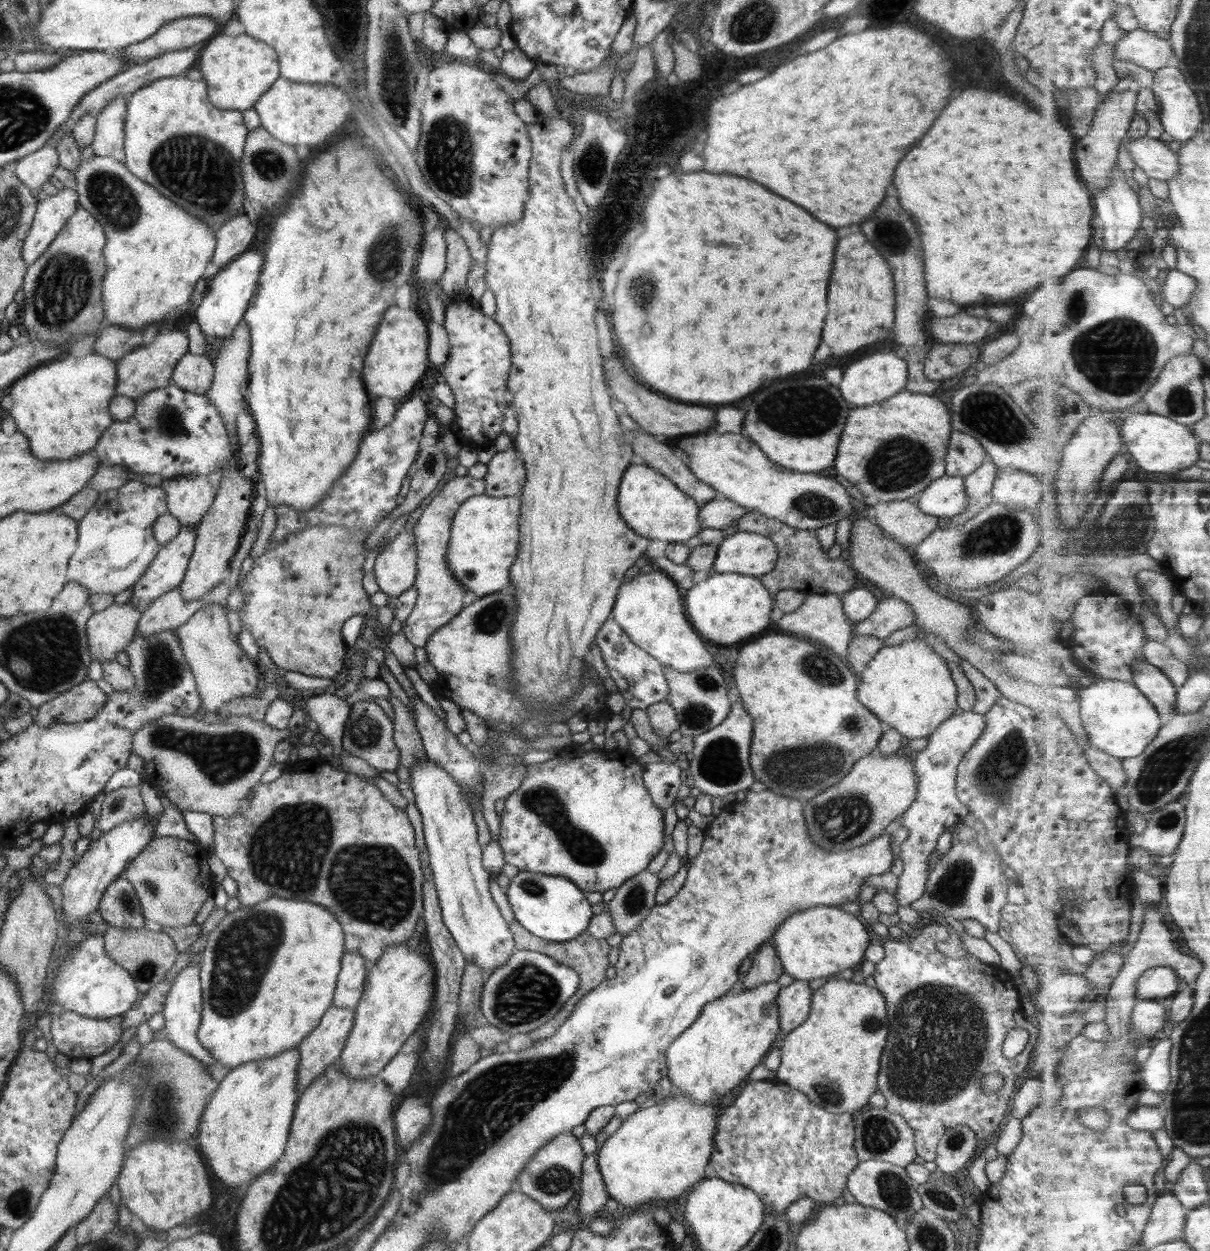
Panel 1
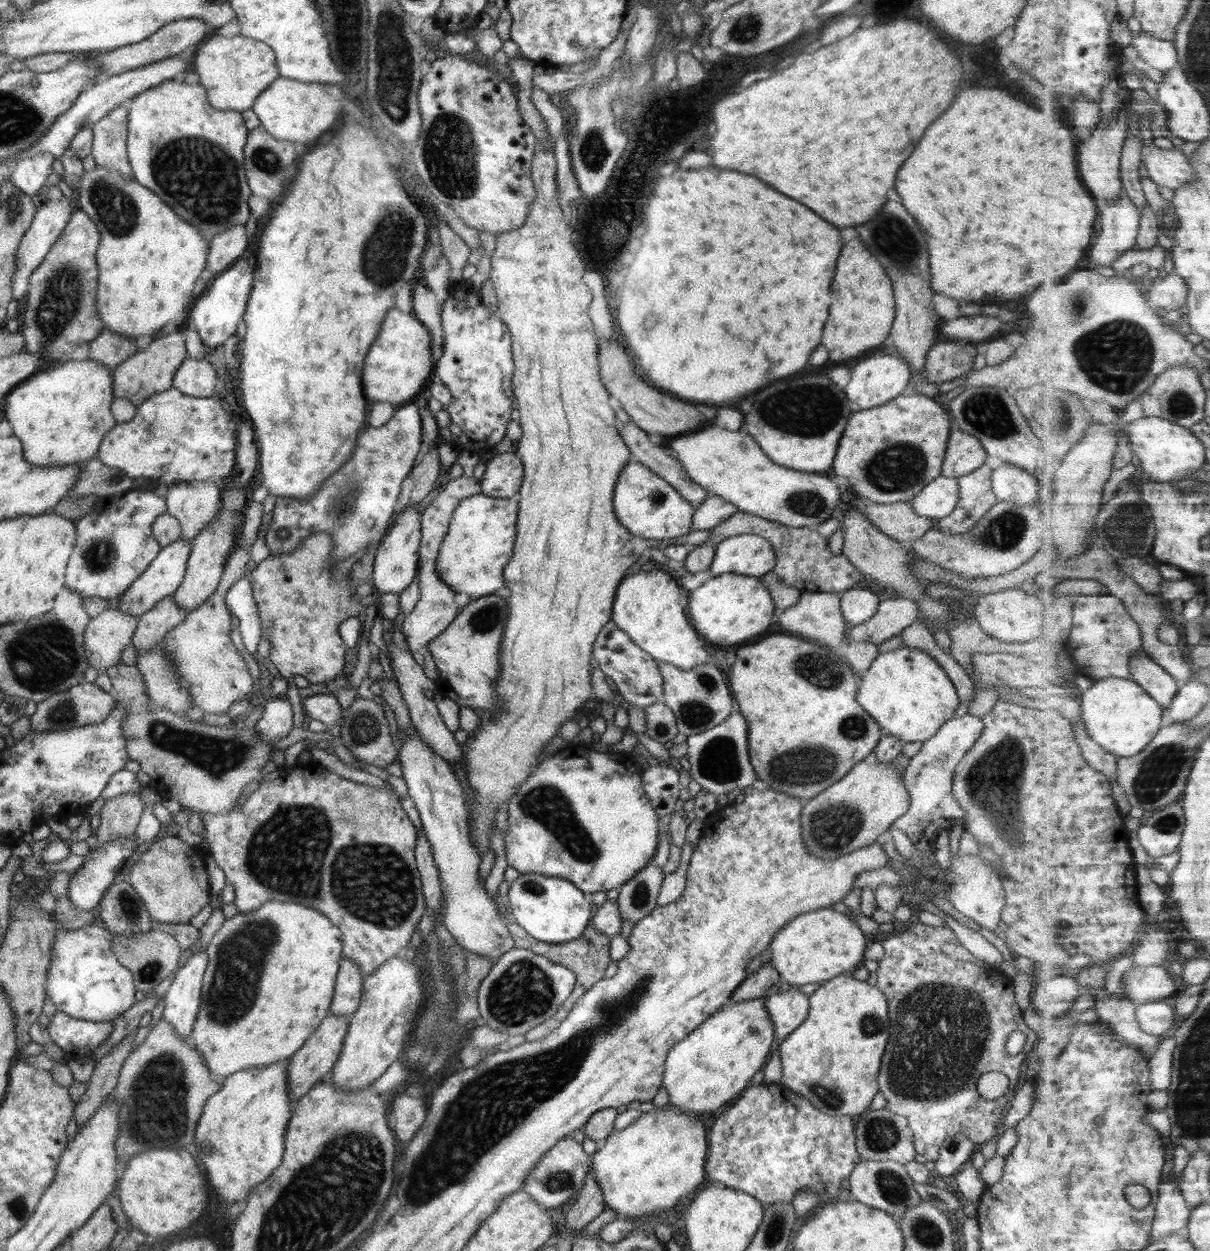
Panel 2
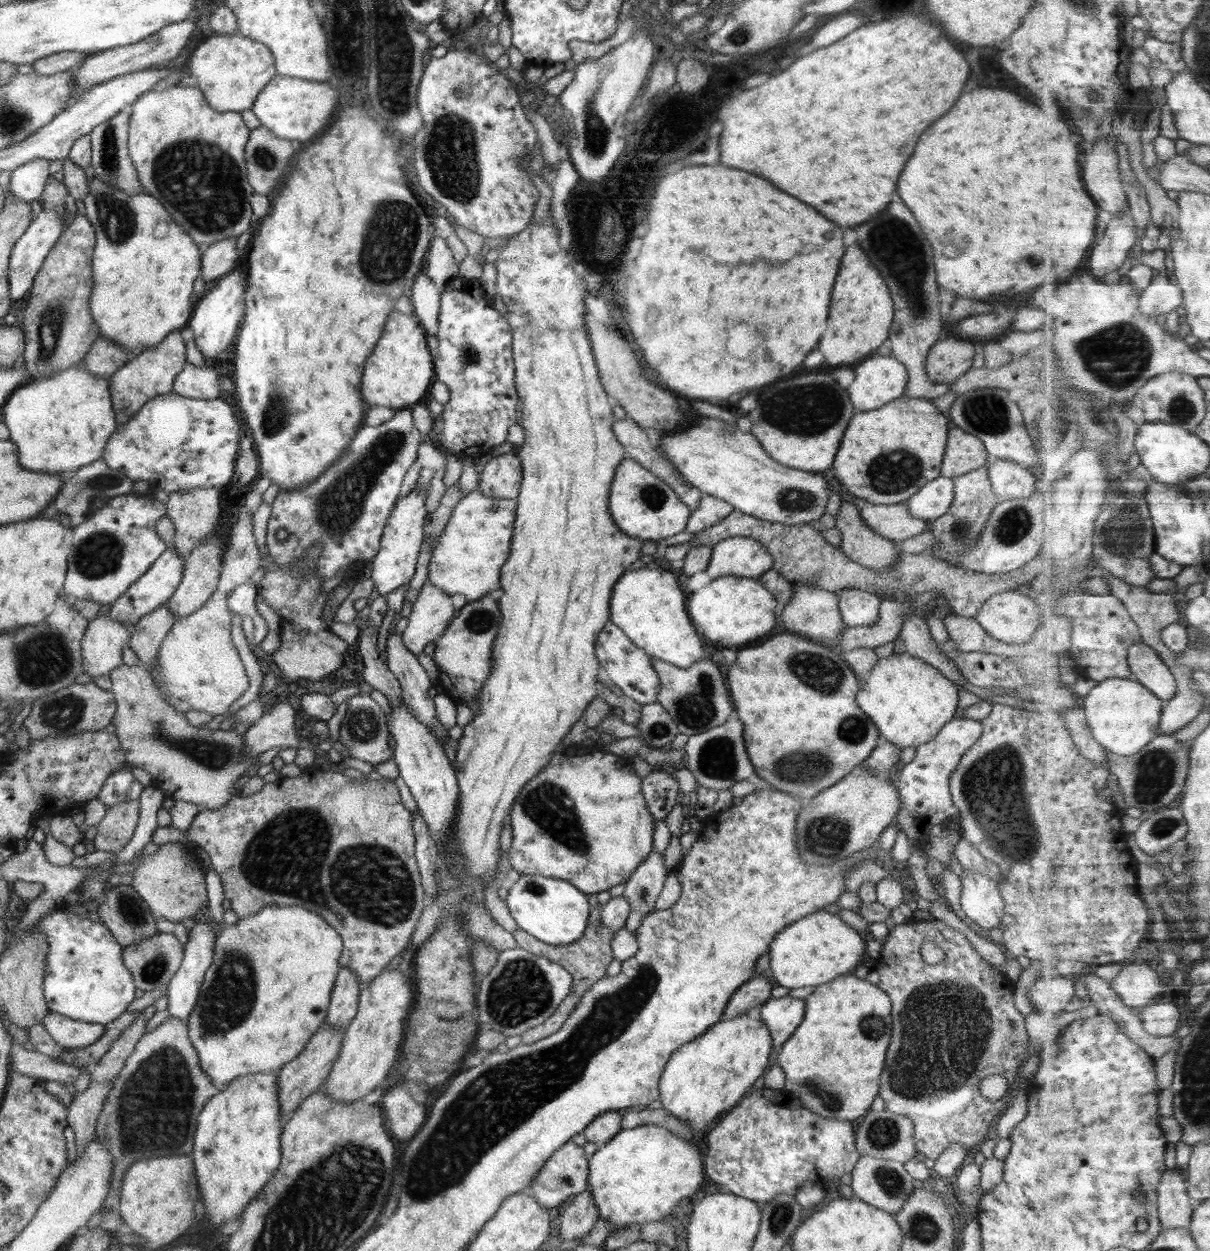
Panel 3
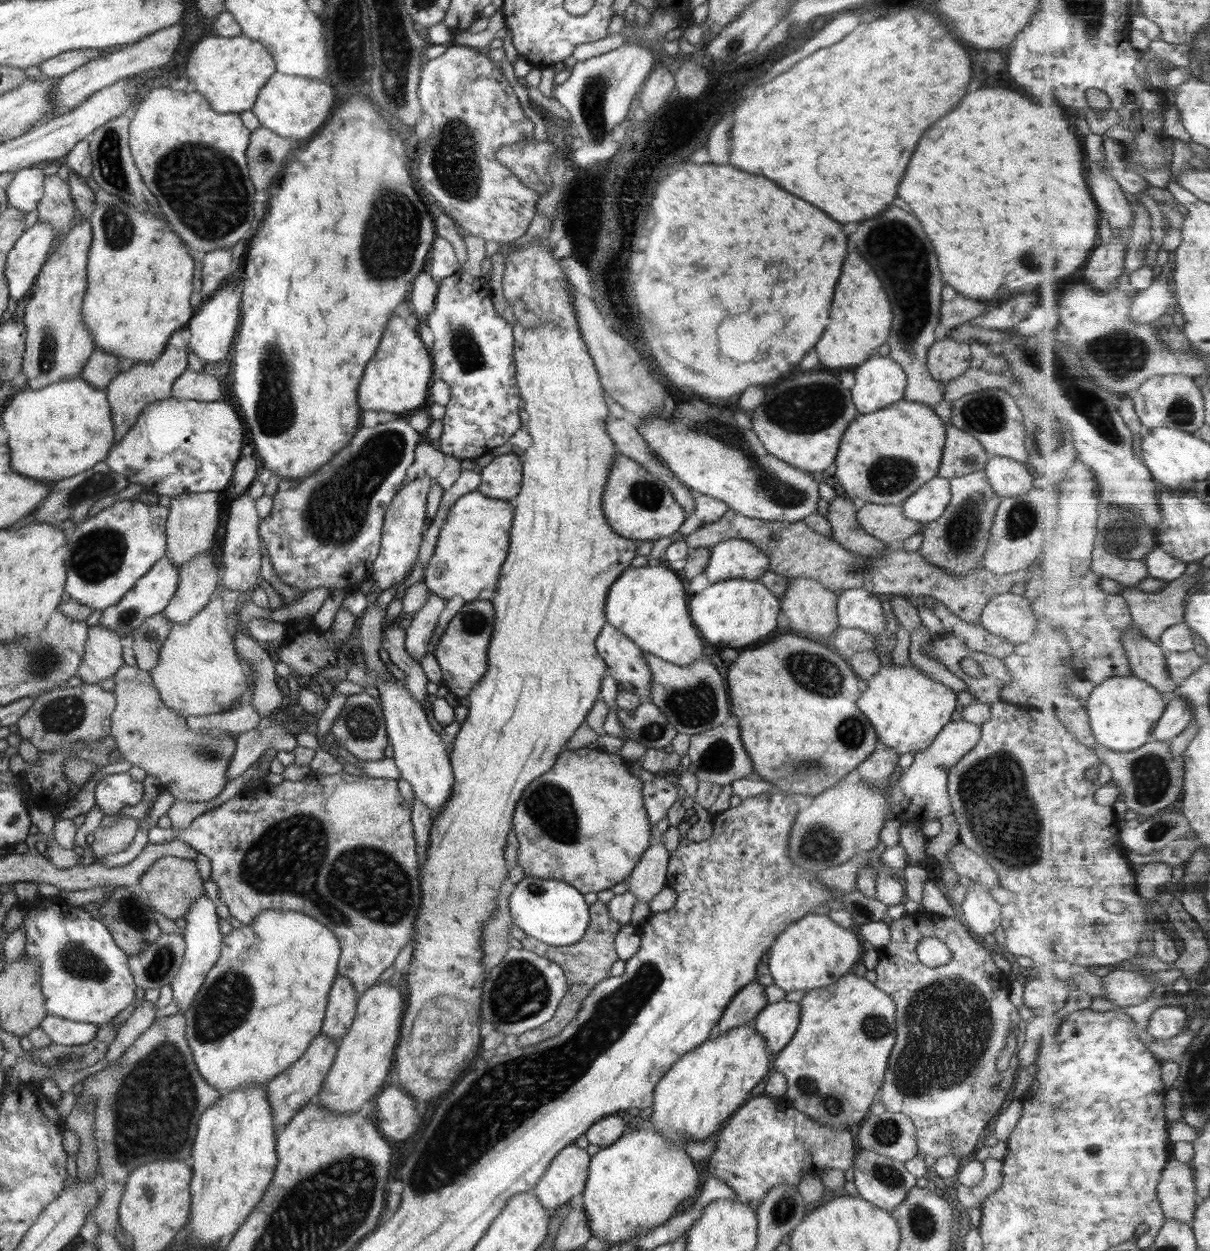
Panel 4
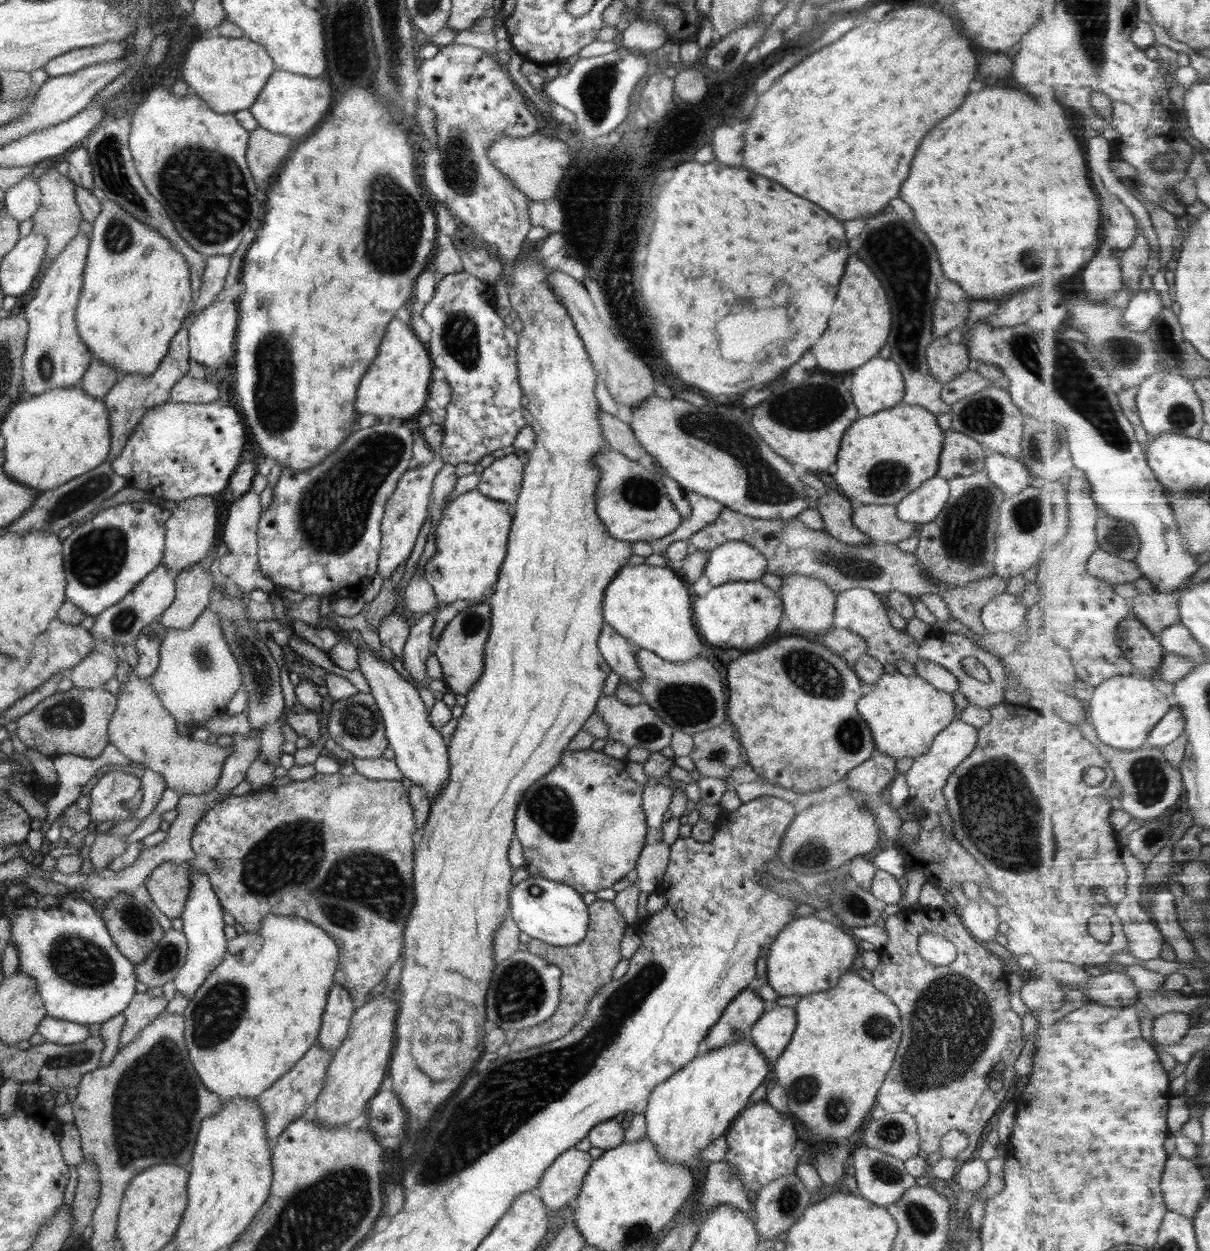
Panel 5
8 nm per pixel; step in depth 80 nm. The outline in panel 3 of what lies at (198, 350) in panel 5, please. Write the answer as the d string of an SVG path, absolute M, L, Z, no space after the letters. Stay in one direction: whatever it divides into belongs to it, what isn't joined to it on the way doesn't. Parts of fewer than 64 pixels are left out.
M241 259L236 267L243 267L244 272L234 268L234 272L230 271L230 273L218 279L212 287L206 290L200 302L194 305L191 317L187 322L187 328L194 332L196 346L205 357L214 358L220 352L224 352L234 340L234 336L236 336L241 324L240 321L243 319L245 311L244 291L247 285L247 263L244 264Z

